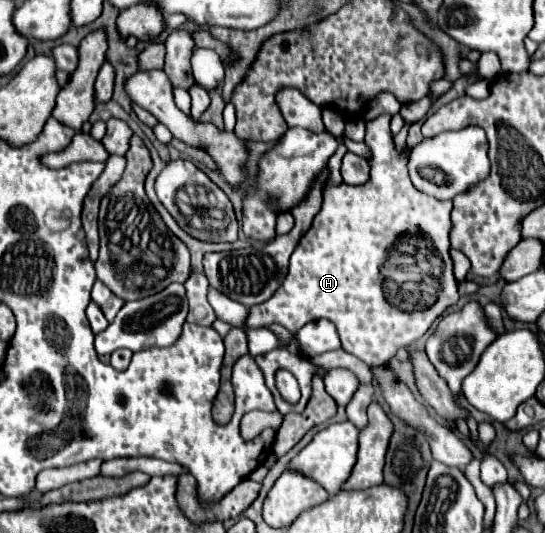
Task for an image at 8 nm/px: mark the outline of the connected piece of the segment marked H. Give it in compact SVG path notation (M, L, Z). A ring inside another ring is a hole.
M380 115L378 119L366 123L364 143L372 153L368 159L370 179L356 187L340 183L336 187L324 189L324 205L320 213L314 217L314 223L308 229L308 233L296 245L284 283L268 301L248 309L248 323L244 323L244 329L268 327L272 323L278 323L288 331L296 333L302 325L310 321L328 319L338 329L342 349L374 367L388 363L400 347L406 347L416 339L420 339L430 329L434 319L442 315L450 305L454 305L460 299L460 295L456 277L452 275L450 239L448 239L452 229L450 221L452 201L438 201L430 195L420 193L412 185L406 167L412 149L410 147L406 147L404 151L396 149L394 135L390 131L390 115ZM404 233L422 233L428 239L414 239L414 241L408 239L402 243L408 247L412 263L390 263L388 247Z

